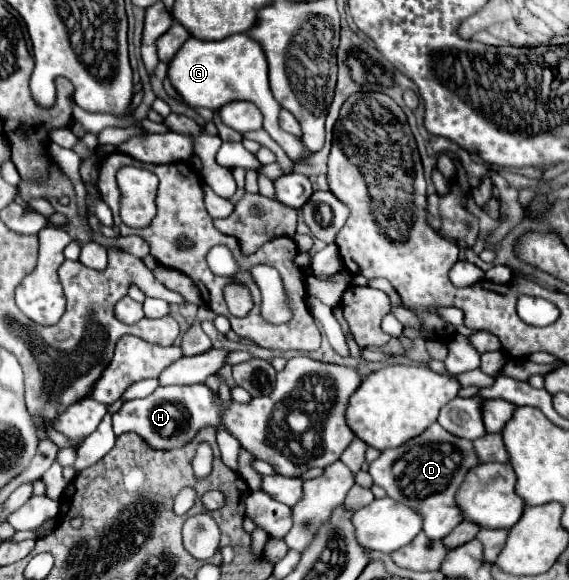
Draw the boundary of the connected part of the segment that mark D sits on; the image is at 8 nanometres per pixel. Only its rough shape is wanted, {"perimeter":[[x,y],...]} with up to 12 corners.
{"perimeter":[[439,424],[383,450],[369,474],[439,540],[455,494],[481,462]]}

